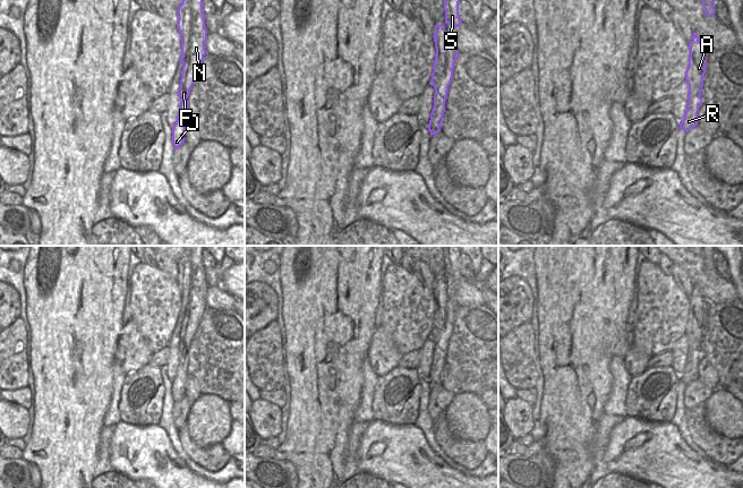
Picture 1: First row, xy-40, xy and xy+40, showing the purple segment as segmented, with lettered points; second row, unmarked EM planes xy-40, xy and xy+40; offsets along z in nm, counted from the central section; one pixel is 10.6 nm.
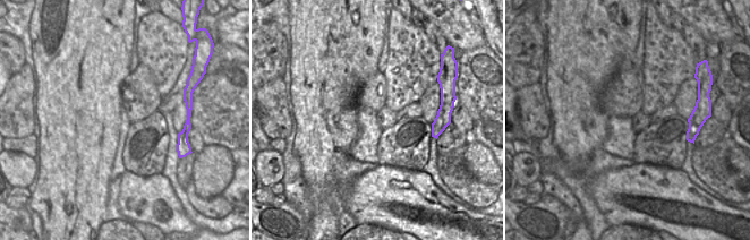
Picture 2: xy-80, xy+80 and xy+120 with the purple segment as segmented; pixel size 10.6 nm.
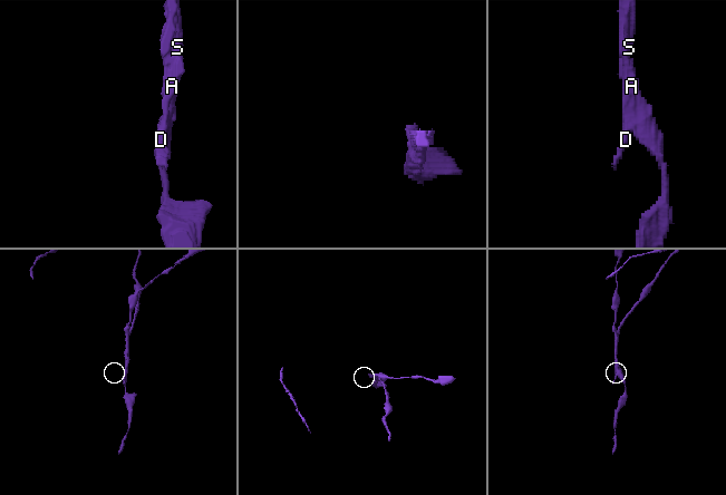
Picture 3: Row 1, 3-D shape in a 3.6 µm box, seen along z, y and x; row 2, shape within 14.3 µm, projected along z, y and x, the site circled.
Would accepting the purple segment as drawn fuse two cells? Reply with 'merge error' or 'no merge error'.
merge error

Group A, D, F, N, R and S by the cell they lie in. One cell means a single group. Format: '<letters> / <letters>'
A R / D F N S

